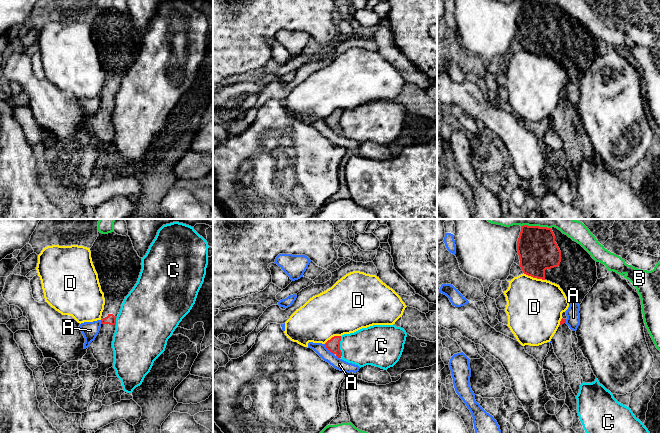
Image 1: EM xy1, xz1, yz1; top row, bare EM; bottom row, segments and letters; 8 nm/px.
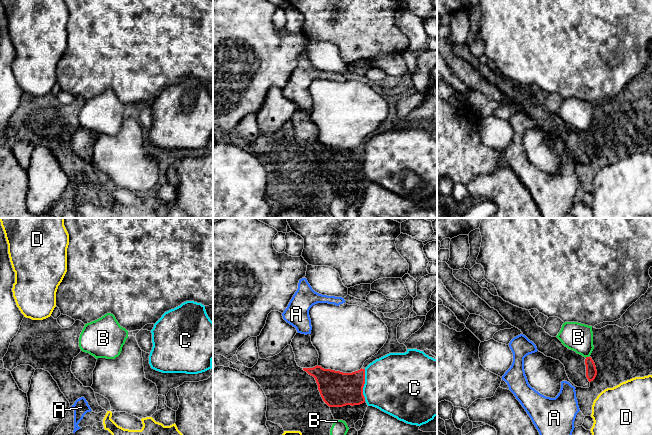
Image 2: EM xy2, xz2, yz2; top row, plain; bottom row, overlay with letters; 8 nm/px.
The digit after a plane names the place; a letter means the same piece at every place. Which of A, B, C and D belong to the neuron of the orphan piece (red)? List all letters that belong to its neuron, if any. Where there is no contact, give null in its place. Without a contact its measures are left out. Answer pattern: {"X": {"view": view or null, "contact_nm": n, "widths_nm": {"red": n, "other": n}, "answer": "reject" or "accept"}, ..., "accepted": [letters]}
{"A": {"view": "xz1", "contact_nm": 120, "widths_nm": {"red": 110, "other": 90}, "answer": "reject"}, "B": {"view": "yz1", "contact_nm": 240, "widths_nm": {"red": 320, "other": 90}, "answer": "reject"}, "C": {"view": "xz2", "contact_nm": 260, "widths_nm": {"red": 280, "other": 480}, "answer": "reject"}, "D": {"view": "yz1", "contact_nm": 190, "widths_nm": {"red": 320, "other": 460}, "answer": "reject"}, "accepted": []}

